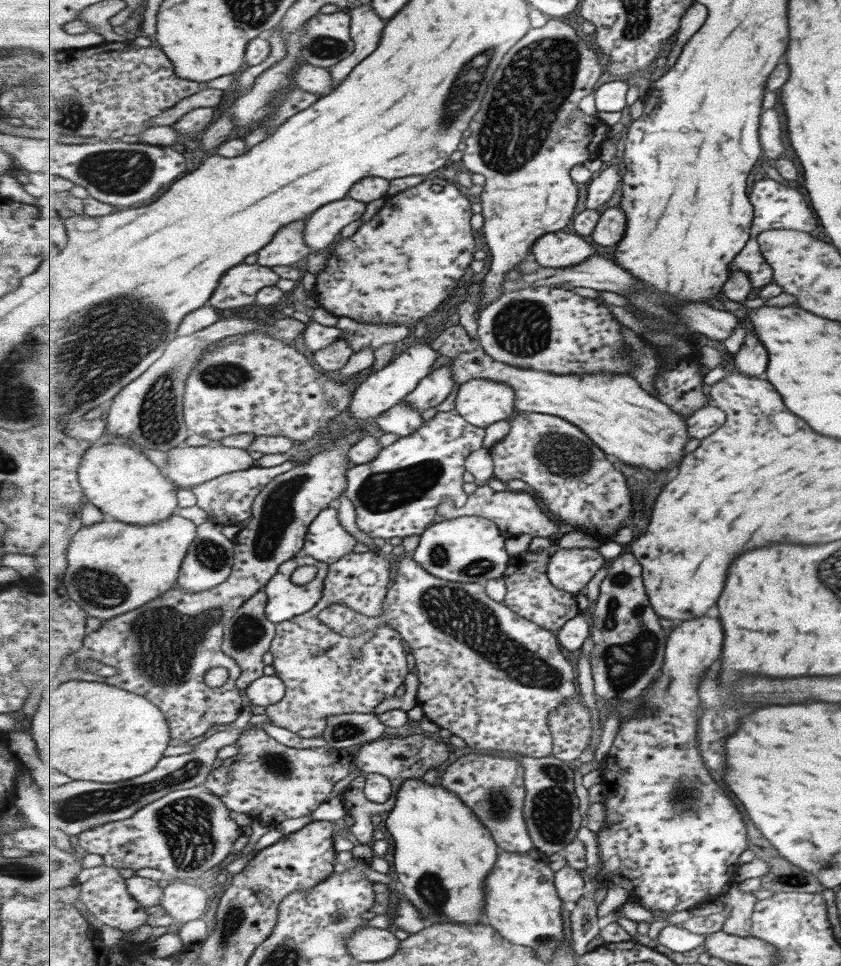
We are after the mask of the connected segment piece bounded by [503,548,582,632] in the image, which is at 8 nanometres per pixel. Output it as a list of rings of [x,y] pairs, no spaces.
[[[551,548],[543,551],[526,550],[513,558],[511,568],[504,574],[508,593],[504,604],[516,614],[538,623],[550,632],[561,631],[567,622],[582,612],[579,607],[578,595],[556,587],[548,577],[548,564],[552,557]]]

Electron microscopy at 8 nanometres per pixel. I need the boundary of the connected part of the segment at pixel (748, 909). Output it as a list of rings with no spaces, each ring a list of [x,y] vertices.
[[[729,886],[723,890],[723,902],[733,906],[723,922],[723,932],[747,938],[753,930],[752,916],[758,900],[751,893],[739,891],[739,886]]]

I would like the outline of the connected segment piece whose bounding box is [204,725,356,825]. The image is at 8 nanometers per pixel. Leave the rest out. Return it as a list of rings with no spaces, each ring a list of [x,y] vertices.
[[[260,725],[245,729],[237,742],[238,754],[225,759],[221,766],[211,772],[204,784],[213,794],[219,795],[230,810],[249,815],[251,819],[263,820],[266,824],[276,825],[289,818],[301,818],[315,812],[323,802],[333,794],[333,788],[339,780],[347,778],[351,767],[356,765],[354,756],[348,750],[336,750],[329,747],[295,750],[279,744],[261,728]]]

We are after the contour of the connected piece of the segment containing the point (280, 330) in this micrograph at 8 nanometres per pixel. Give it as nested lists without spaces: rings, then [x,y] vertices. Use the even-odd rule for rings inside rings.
[[[230,315],[189,336],[178,336],[177,340],[171,342],[171,346],[166,348],[162,357],[157,359],[157,362],[154,362],[141,377],[137,378],[137,382],[131,382],[131,386],[125,386],[119,398],[115,398],[115,404],[111,406],[111,412],[107,418],[107,436],[109,437],[106,442],[123,441],[133,447],[141,446],[147,450],[163,452],[183,446],[191,436],[191,430],[184,417],[185,382],[189,379],[189,374],[193,373],[191,370],[195,370],[195,367],[199,365],[197,358],[203,357],[205,349],[211,348],[211,345],[231,335],[249,333],[255,329],[261,329],[271,334],[271,337],[285,341],[289,345],[295,345],[293,340],[301,332],[305,332],[307,325],[292,317],[268,324],[266,322],[259,324],[259,321],[254,321],[254,318]]]

